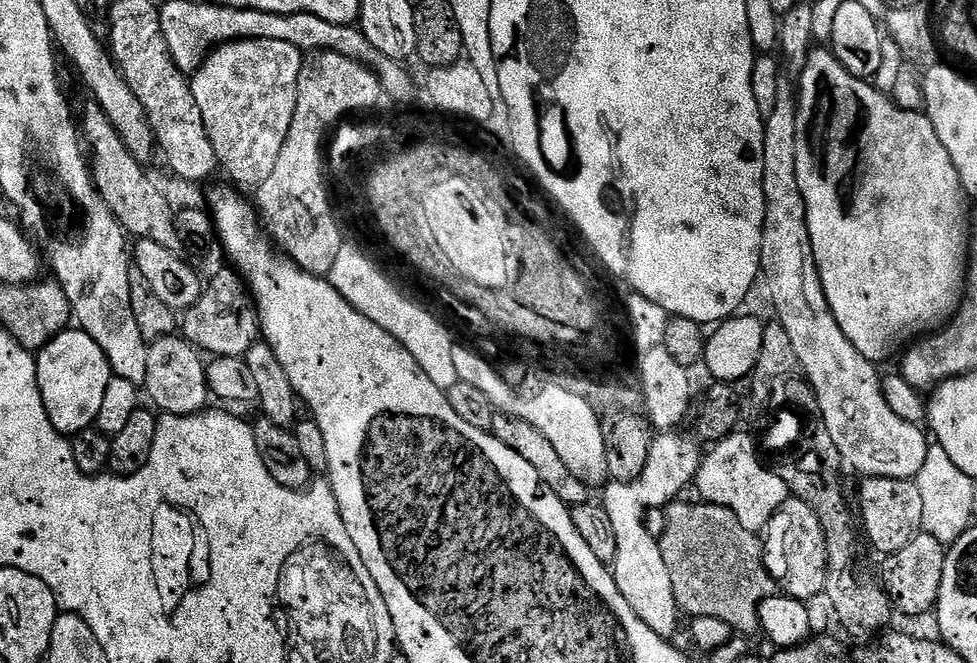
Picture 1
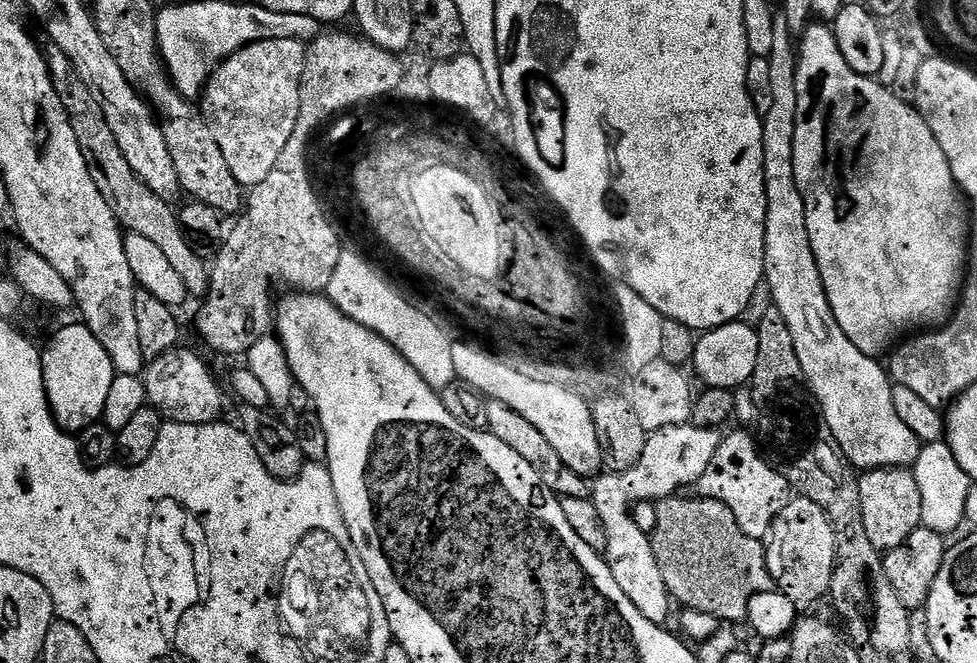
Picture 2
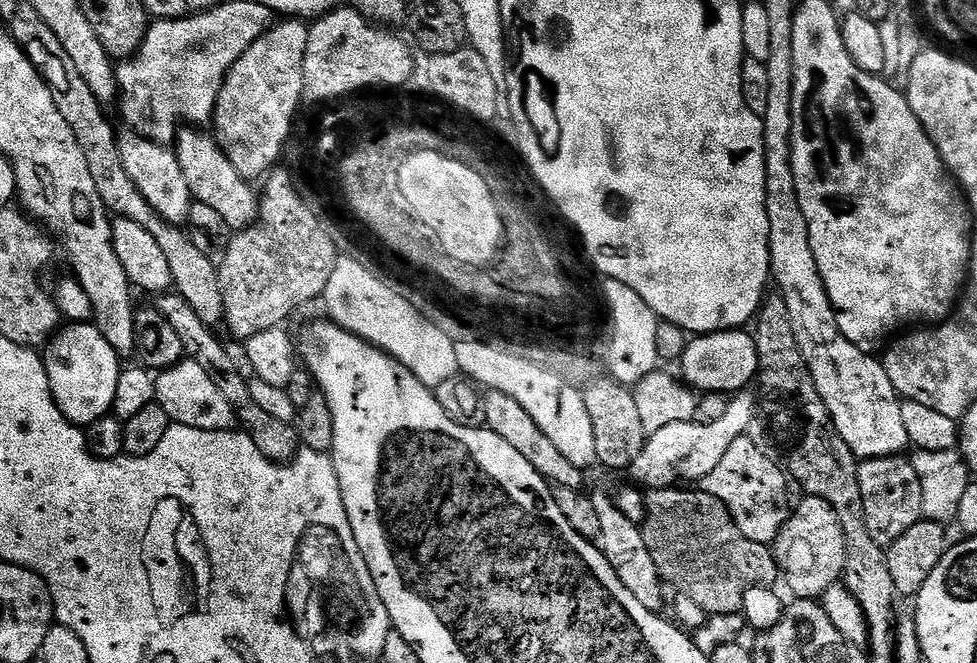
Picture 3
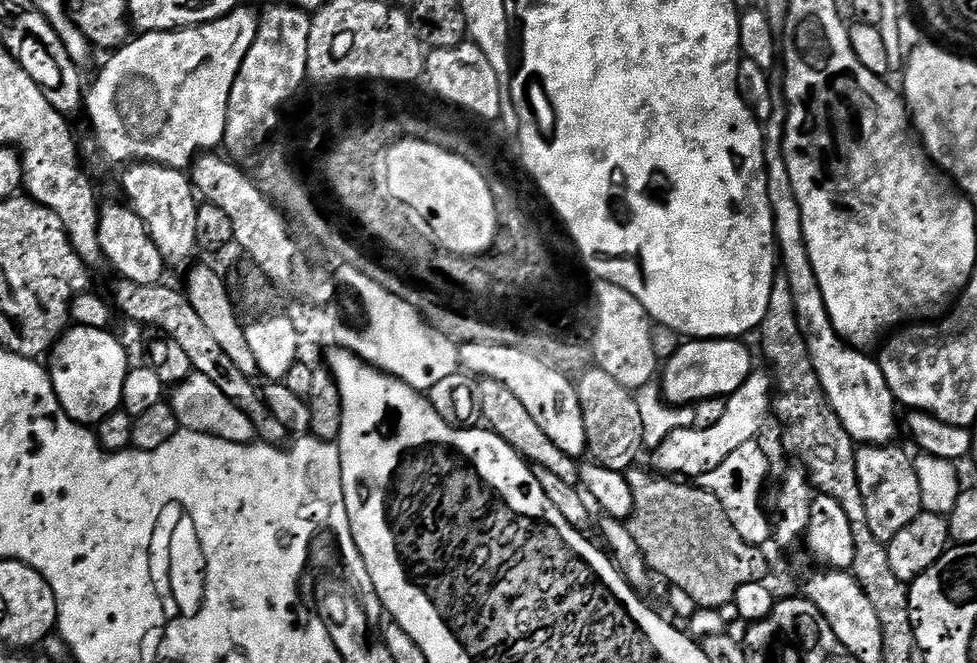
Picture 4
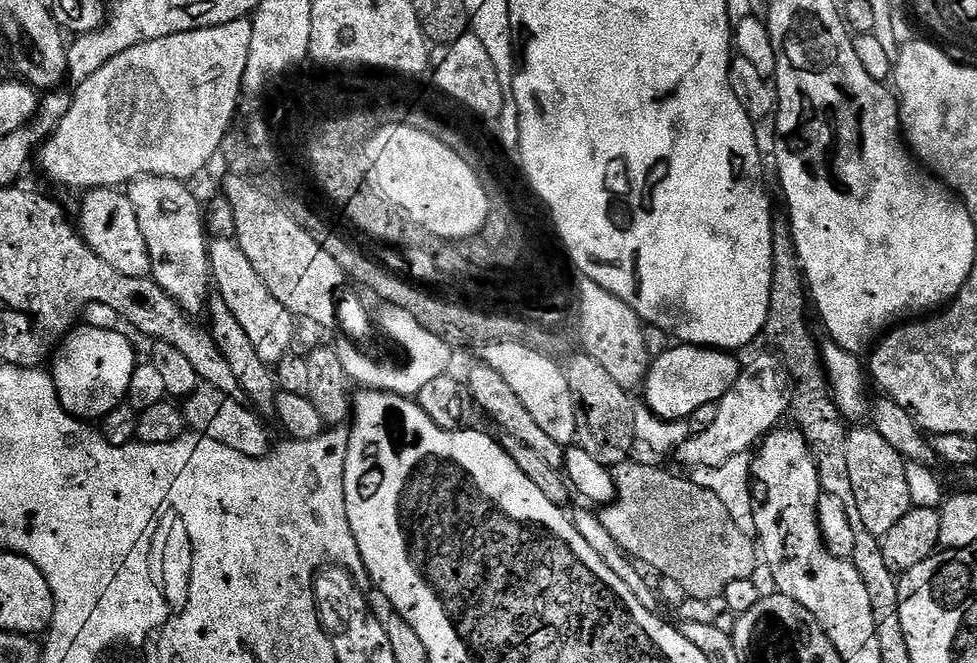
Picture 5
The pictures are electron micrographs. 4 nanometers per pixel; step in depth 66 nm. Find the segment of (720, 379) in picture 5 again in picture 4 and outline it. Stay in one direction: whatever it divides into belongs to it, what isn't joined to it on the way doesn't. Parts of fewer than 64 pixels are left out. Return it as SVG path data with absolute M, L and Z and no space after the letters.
M740 338L730 340L689 339L663 365L658 385L670 405L695 406L702 400L730 397L754 370L752 352Z

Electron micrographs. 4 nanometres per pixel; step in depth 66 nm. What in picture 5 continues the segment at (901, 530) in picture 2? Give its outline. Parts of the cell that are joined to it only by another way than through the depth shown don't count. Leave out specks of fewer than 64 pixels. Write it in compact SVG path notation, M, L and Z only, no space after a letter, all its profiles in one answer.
M852 426L847 429L846 474L850 474L850 490L854 490L854 502L862 518L862 526L876 537L882 537L886 530L898 522L913 508L910 488L906 486L906 463L904 457L878 434L871 426Z

